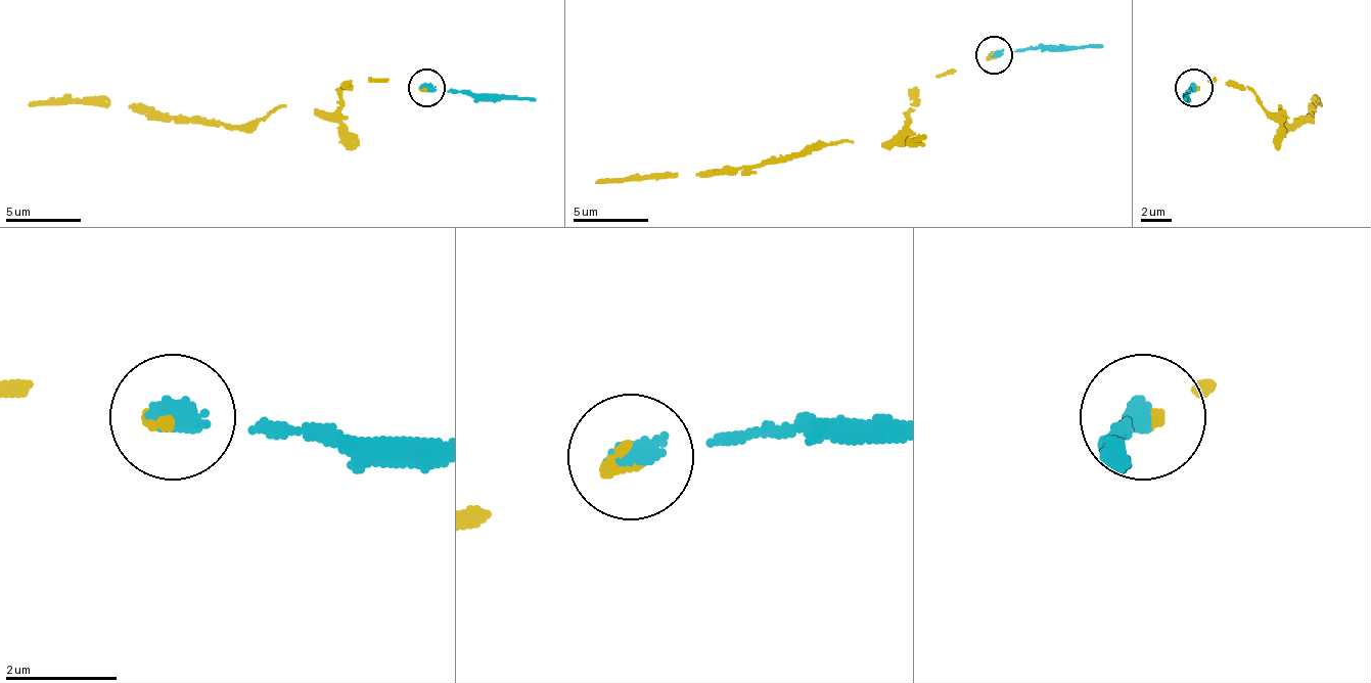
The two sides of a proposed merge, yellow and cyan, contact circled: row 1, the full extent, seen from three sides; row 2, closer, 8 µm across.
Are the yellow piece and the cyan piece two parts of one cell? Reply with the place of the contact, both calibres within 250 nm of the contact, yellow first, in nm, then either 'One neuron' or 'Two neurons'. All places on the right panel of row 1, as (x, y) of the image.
Place: (1194, 88). Thickness 240 nm (yellow) against 400 nm. One neuron

